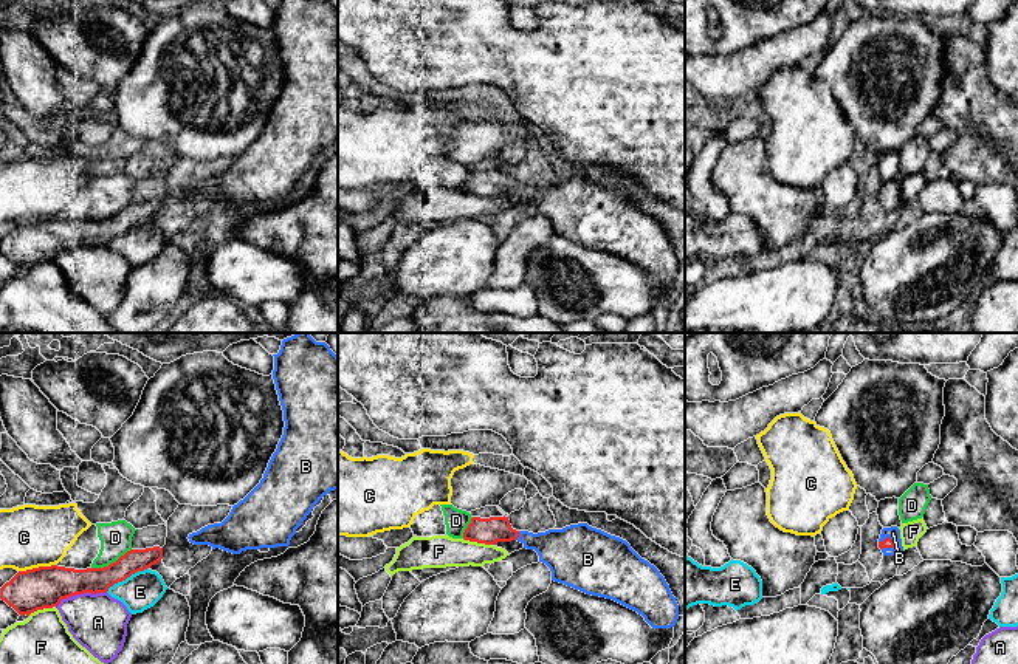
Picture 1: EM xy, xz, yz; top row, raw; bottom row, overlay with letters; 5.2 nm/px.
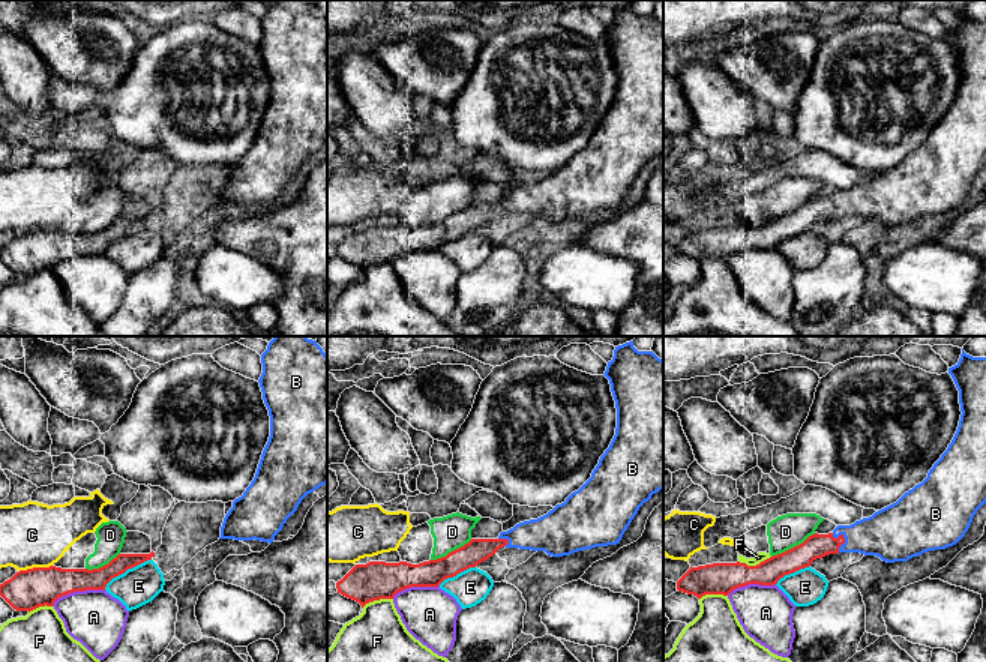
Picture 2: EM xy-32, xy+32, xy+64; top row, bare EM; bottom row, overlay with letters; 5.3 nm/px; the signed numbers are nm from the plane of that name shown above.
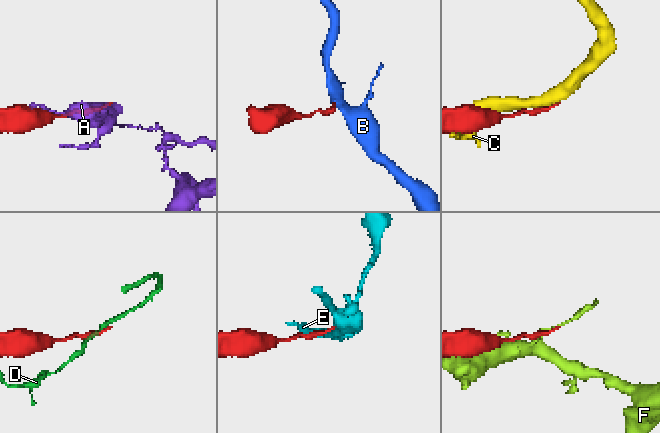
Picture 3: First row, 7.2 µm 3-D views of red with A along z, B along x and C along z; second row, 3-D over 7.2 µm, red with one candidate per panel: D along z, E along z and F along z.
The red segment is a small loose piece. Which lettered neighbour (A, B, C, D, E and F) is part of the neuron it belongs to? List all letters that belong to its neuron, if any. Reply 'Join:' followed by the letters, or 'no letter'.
Join: B

